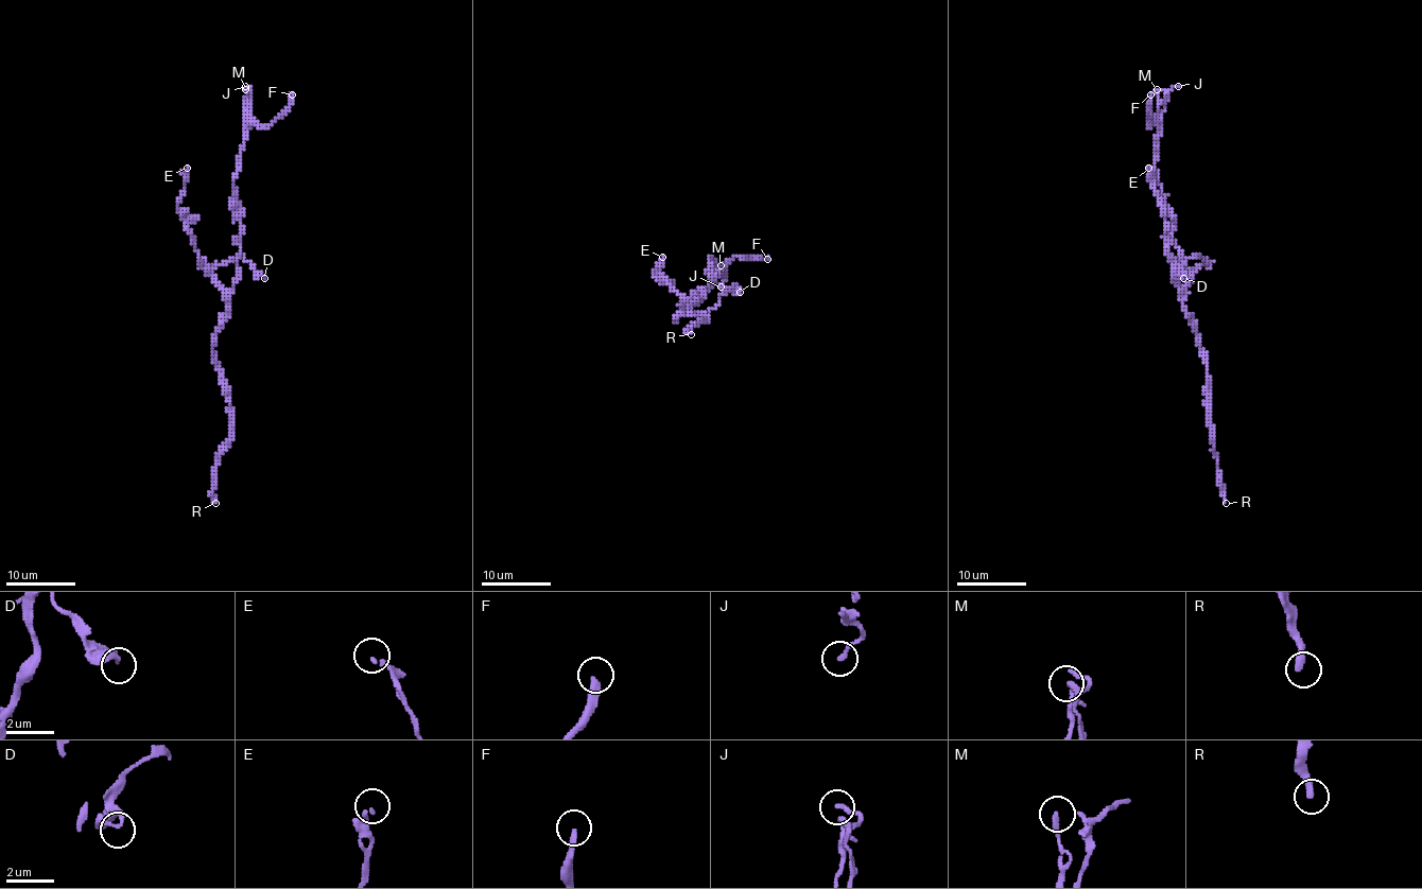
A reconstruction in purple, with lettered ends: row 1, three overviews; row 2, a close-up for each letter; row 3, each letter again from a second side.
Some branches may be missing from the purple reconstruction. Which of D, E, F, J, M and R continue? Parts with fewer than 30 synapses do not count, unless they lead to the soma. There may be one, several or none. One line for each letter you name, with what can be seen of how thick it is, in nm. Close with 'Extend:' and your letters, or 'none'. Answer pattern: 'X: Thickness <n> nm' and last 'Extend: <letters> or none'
F: Thickness 280 nm
Extend: F

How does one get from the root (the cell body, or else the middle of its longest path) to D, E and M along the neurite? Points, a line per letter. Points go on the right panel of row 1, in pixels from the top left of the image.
D: (1180, 289), (1183, 290), (1191, 276), (1204, 264), (1197, 255), (1185, 262), (1181, 269), (1183, 278)
E: (1180, 289), (1185, 289), (1191, 271), (1180, 260), (1169, 210), (1159, 180), (1148, 168)
M: (1180, 289), (1167, 249), (1164, 206), (1154, 180), (1157, 89)

